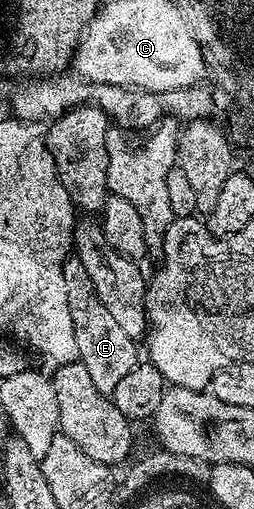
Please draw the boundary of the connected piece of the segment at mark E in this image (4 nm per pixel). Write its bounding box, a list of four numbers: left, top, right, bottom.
[63,255,139,395]

